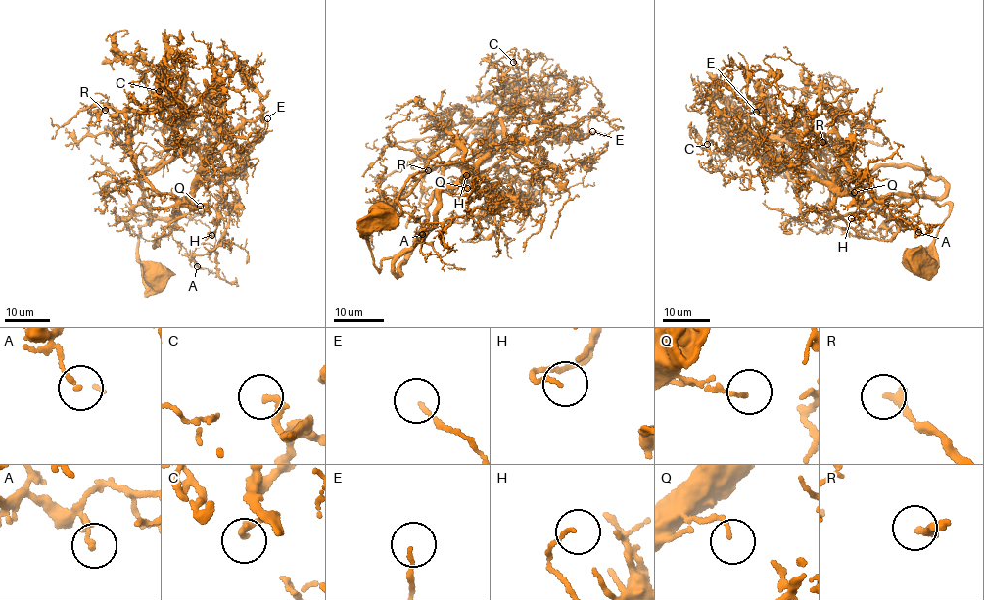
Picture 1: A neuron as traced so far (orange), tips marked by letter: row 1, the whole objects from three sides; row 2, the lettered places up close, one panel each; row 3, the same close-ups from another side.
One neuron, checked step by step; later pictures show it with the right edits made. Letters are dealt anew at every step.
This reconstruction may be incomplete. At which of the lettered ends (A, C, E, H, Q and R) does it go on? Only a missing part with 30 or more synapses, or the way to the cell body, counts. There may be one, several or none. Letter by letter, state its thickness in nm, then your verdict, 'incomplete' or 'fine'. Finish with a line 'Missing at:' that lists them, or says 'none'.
A: 140 nm thick; fine
C: 240 nm thick; fine
E: 110 nm thick; fine
H: 100 nm thick; fine
Q: 120 nm thick; fine
R: 260 nm thick; fine
Missing at: none

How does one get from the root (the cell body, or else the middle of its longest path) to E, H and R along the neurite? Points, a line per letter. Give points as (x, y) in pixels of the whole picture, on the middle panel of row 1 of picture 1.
E: (384, 211), (368, 235), (378, 269), (412, 250), (443, 190), (517, 129), (560, 126), (577, 139), (592, 131)
H: (384, 211), (368, 235), (378, 269), (428, 232), (443, 190), (473, 173), (496, 192), (468, 188), (466, 175)
R: (384, 211), (368, 235), (378, 269), (414, 248), (463, 174), (463, 144), (442, 124), (428, 170)

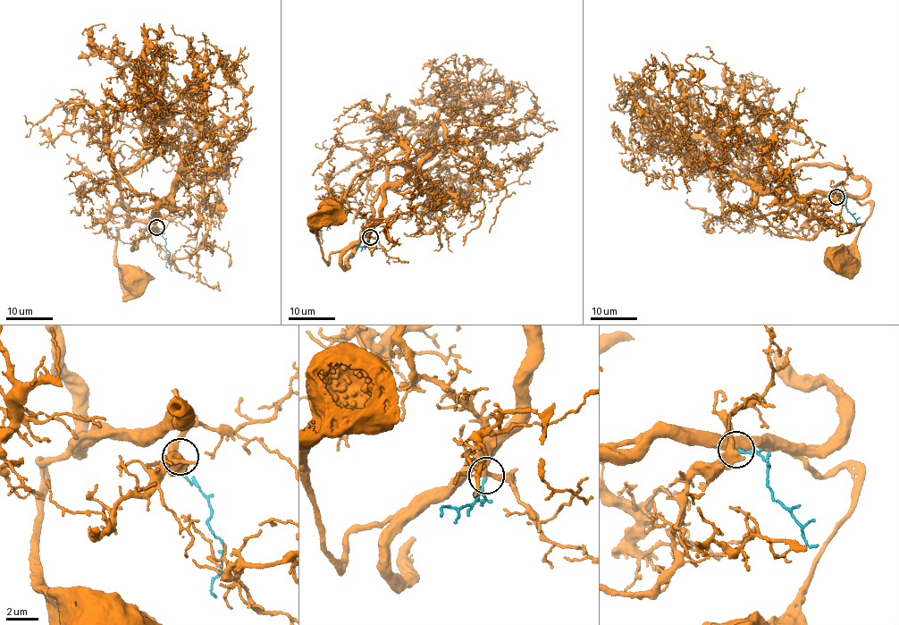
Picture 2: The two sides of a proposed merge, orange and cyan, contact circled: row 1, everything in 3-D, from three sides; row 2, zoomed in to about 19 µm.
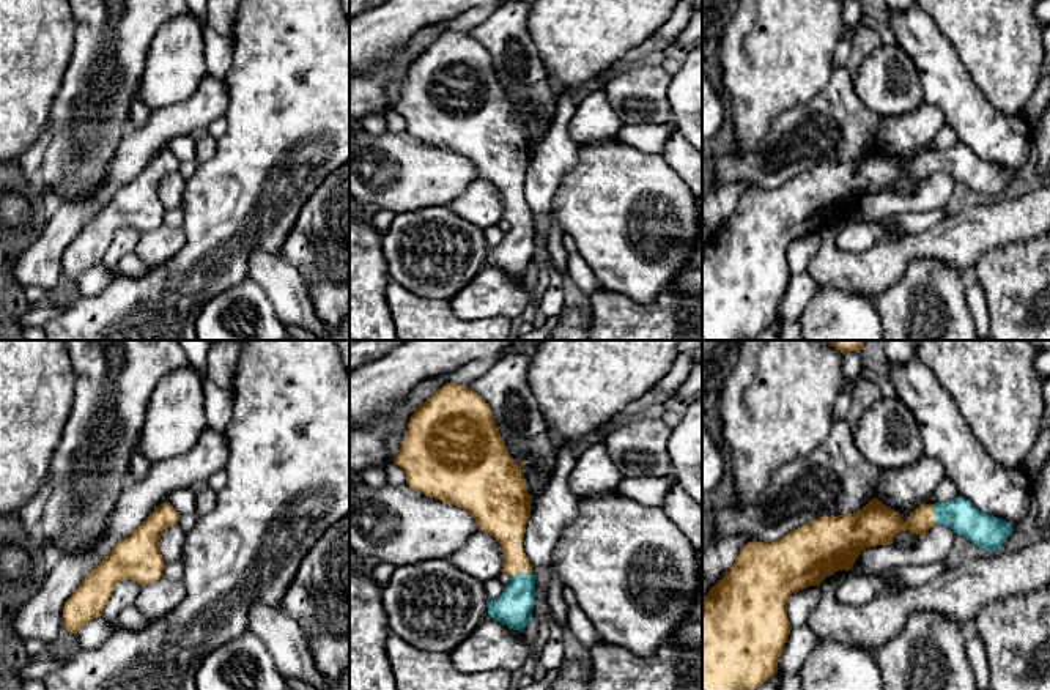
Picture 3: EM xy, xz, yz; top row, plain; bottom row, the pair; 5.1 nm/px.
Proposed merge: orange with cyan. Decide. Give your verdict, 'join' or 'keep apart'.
join

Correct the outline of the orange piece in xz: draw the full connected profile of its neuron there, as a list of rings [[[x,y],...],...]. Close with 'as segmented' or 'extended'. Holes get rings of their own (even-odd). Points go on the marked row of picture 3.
[[[450,381],[438,389],[411,416],[408,435],[394,463],[405,471],[411,488],[468,510],[475,518],[479,531],[499,542],[504,551],[502,572],[510,577],[510,583],[488,603],[488,618],[524,632],[535,605],[534,570],[523,548],[532,501],[521,474],[527,462],[516,463],[510,457],[485,399],[468,384]]]; extended

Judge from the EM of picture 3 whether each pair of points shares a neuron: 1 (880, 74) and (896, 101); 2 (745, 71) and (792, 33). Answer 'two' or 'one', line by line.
1: one
2: one

